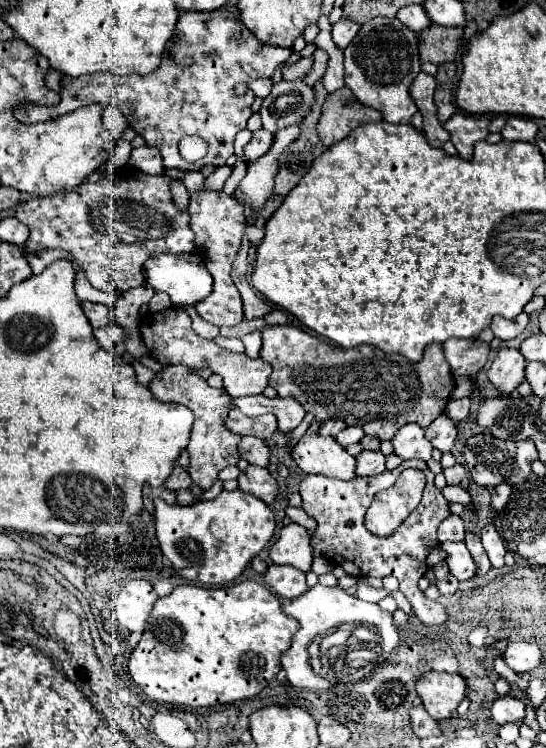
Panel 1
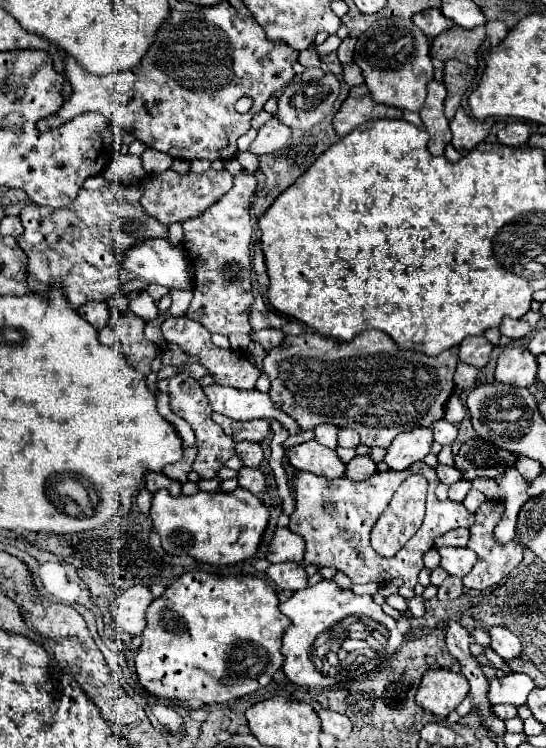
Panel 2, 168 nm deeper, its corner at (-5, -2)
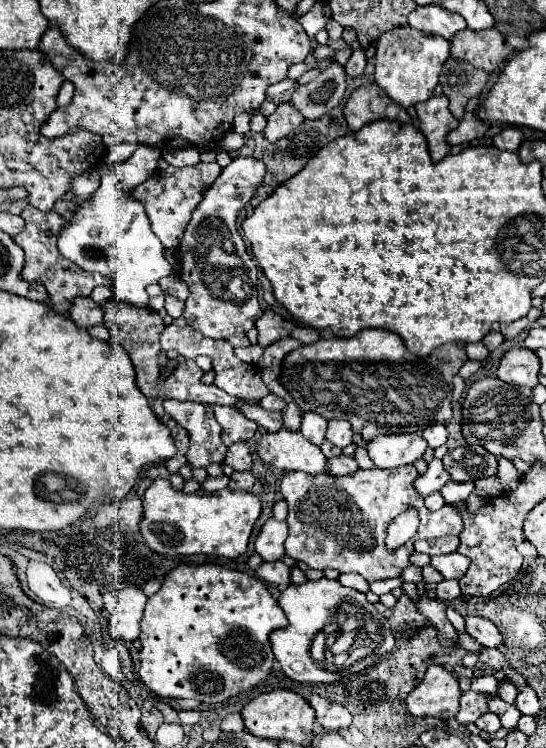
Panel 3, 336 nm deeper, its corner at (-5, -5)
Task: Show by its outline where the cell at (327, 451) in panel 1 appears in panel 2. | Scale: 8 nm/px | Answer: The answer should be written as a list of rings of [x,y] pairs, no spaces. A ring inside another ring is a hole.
[[[314,439],[292,447],[288,451],[288,463],[298,471],[310,471],[326,479],[344,477],[344,469],[346,469],[334,449],[328,449],[316,443]]]

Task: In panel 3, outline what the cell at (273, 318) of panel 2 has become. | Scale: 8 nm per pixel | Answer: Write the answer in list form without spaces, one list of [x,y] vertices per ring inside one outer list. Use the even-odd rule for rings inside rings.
[[[268,308],[256,320],[256,330],[258,330],[258,344],[264,348],[280,338],[290,336],[290,332],[294,330],[294,322],[282,318],[280,314],[276,314],[274,310]]]

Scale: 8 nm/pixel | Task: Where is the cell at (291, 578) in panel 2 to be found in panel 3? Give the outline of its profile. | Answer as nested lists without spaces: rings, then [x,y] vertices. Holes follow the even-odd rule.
[[[264,562],[256,574],[274,586],[290,586],[290,568],[284,562]]]

